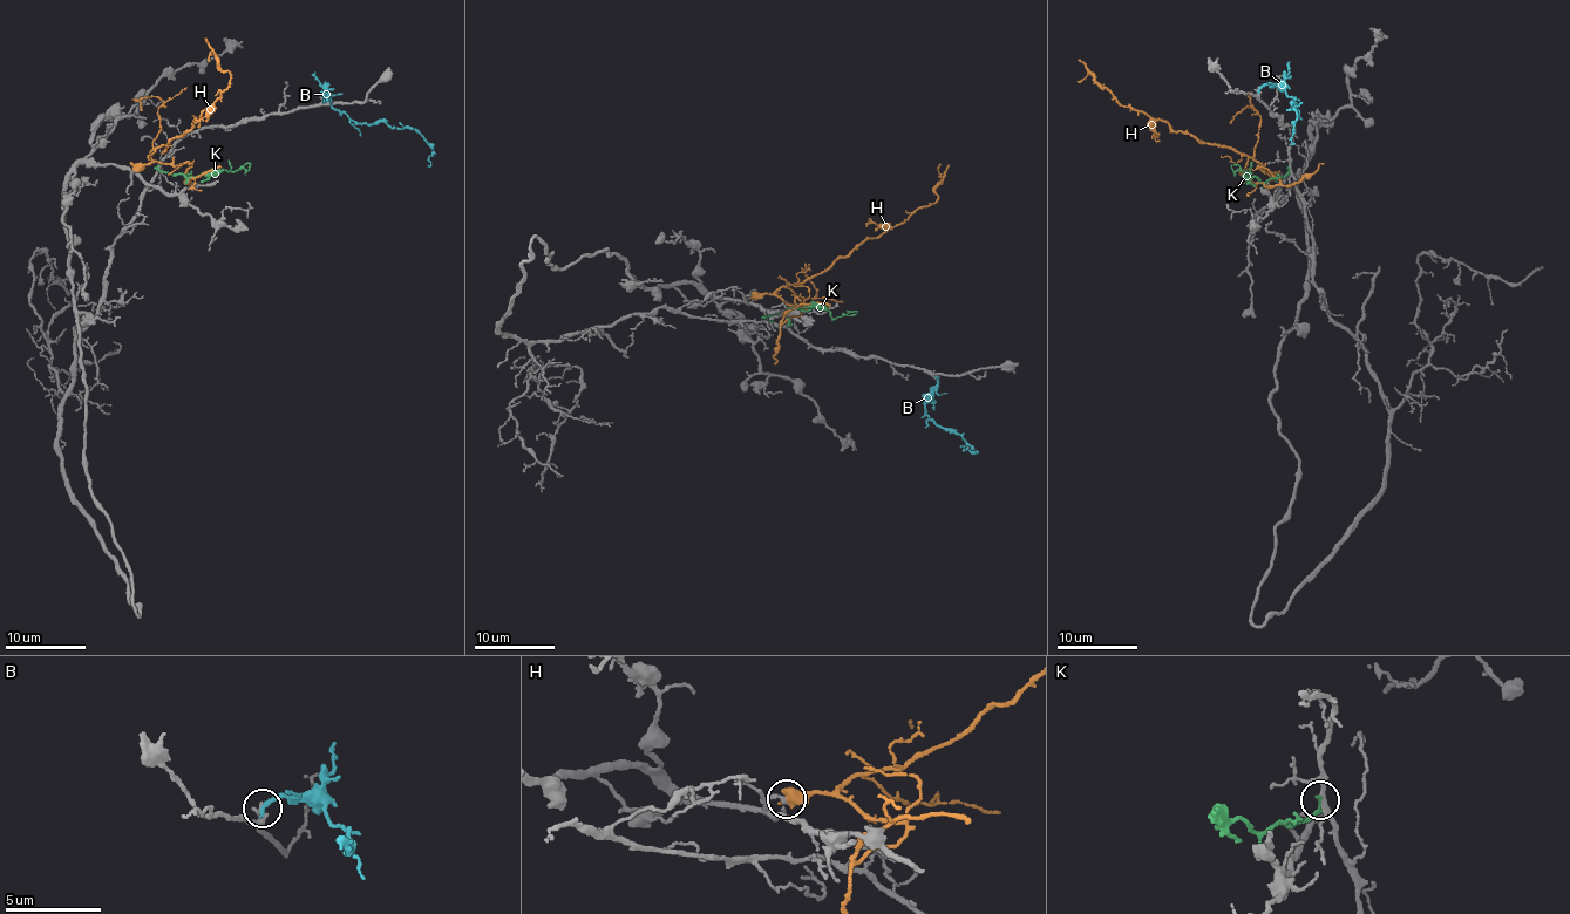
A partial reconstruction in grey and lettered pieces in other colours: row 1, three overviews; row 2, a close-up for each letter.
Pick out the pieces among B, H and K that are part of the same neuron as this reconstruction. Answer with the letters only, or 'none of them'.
none of them

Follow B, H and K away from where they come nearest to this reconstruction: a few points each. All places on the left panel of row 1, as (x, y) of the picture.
B: (327, 97), (335, 109), (359, 123), (383, 121), (400, 129), (409, 127), (432, 149), (428, 166)
H: (136, 169), (149, 162), (155, 149), (185, 135), (226, 90), (231, 76), (205, 38)
K: (161, 164), (161, 170), (190, 177), (247, 169), (250, 164)

